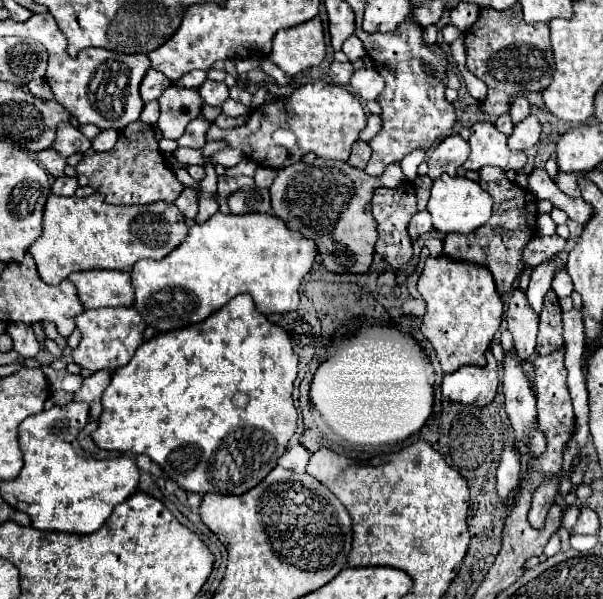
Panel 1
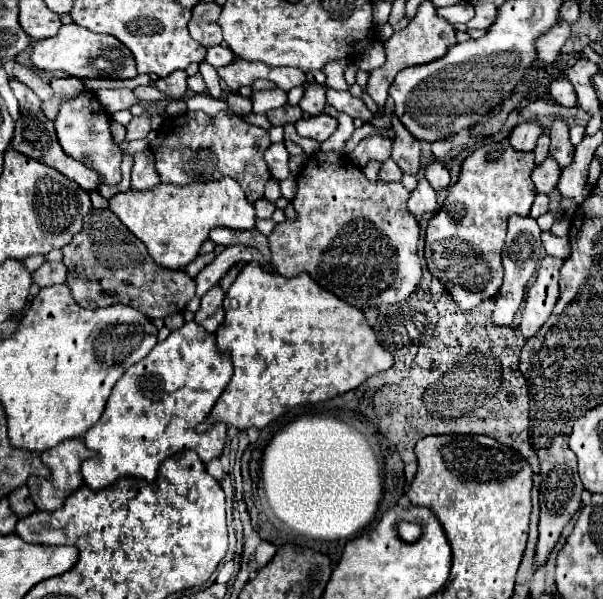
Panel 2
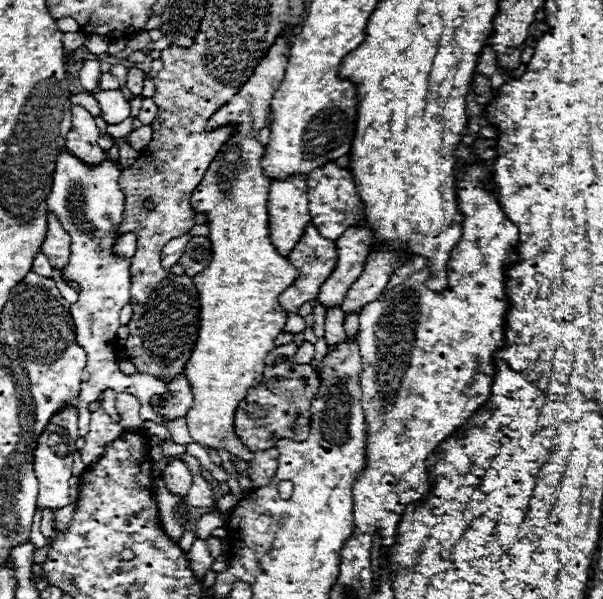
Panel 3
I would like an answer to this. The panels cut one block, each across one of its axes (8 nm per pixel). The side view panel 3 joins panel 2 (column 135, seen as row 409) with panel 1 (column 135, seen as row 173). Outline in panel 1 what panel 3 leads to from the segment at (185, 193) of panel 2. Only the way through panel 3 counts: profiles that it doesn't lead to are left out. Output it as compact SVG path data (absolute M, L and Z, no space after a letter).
M50 194L44 208L42 236L30 246L40 278L56 286L78 270L120 270L130 272L142 258L162 260L188 234L184 216L176 206L164 202L148 206L112 206L100 194L86 198Z

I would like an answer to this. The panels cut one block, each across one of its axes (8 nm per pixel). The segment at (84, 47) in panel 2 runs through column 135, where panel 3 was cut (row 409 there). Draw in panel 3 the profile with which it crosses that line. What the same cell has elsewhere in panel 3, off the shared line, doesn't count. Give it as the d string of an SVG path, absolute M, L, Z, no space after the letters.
M74 404L68 408L56 412L44 432L38 438L38 446L34 452L34 472L38 478L38 508L52 508L60 510L66 504L70 504L70 492L68 492L68 480L72 478L72 464L74 464L74 452L76 452L76 438L78 438L78 410Z

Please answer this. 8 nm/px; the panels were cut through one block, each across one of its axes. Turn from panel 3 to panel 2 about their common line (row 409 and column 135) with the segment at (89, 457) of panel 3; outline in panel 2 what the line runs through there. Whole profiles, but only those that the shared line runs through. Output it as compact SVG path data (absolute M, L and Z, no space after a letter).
M98 90L98 100L102 108L110 114L118 110L128 110L132 104L138 102L132 90Z

